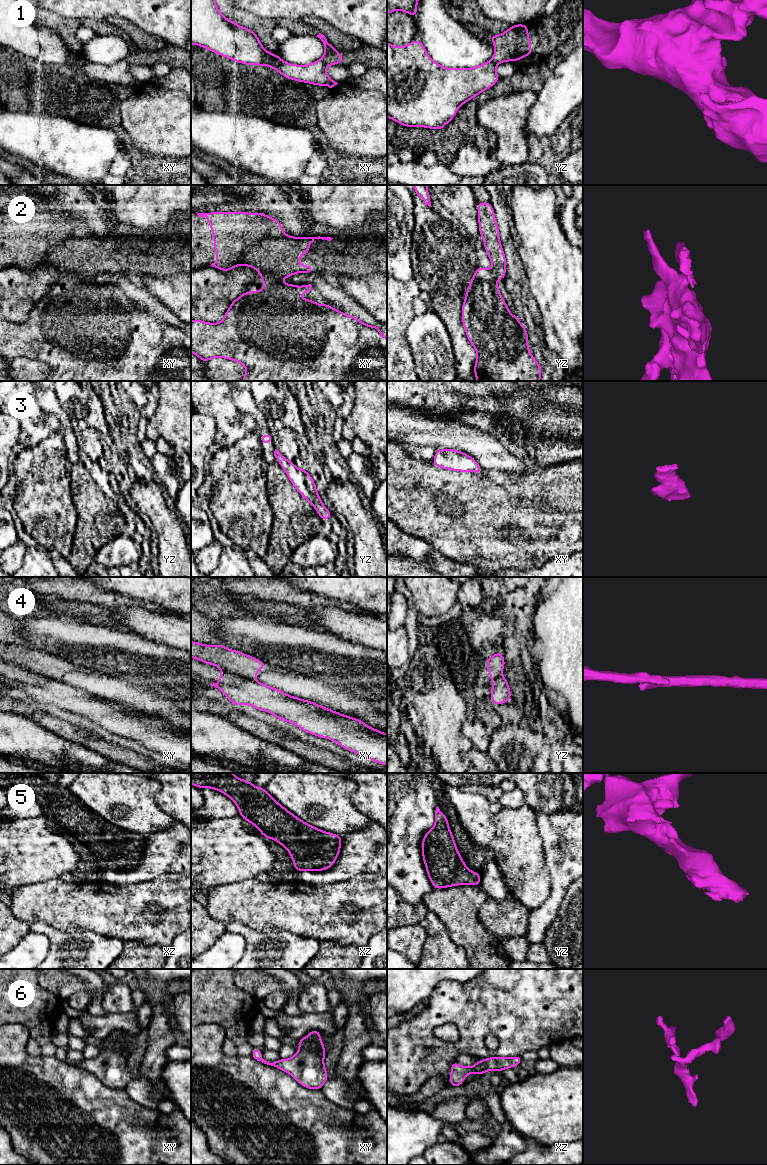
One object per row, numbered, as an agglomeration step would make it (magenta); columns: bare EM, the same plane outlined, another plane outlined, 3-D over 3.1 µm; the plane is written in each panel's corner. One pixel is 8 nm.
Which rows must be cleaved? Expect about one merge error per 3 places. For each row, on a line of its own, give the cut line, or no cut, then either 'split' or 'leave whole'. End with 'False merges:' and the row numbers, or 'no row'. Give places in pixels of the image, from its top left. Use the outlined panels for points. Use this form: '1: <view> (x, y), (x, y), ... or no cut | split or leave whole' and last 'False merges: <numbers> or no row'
1: yz (490, 60), (496, 64) | split
2: xy (288, 275), (263, 274), (261, 276) | split
3: no cut | leave whole
4: xy (222, 668), (252, 679) | split
5: no cut | leave whole
6: no cut | leave whole
False merges: 1, 2, 4

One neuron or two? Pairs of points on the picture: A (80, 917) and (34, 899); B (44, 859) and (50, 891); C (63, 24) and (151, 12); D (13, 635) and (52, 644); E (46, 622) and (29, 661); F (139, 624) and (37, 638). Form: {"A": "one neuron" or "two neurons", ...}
{"A": "one neuron", "B": "two neurons", "C": "two neurons", "D": "two neurons", "E": "two neurons", "F": "two neurons"}

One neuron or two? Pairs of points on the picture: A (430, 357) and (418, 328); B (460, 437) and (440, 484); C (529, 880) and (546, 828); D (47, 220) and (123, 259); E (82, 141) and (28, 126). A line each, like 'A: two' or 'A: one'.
A: one
B: two
C: two
D: one
E: one

